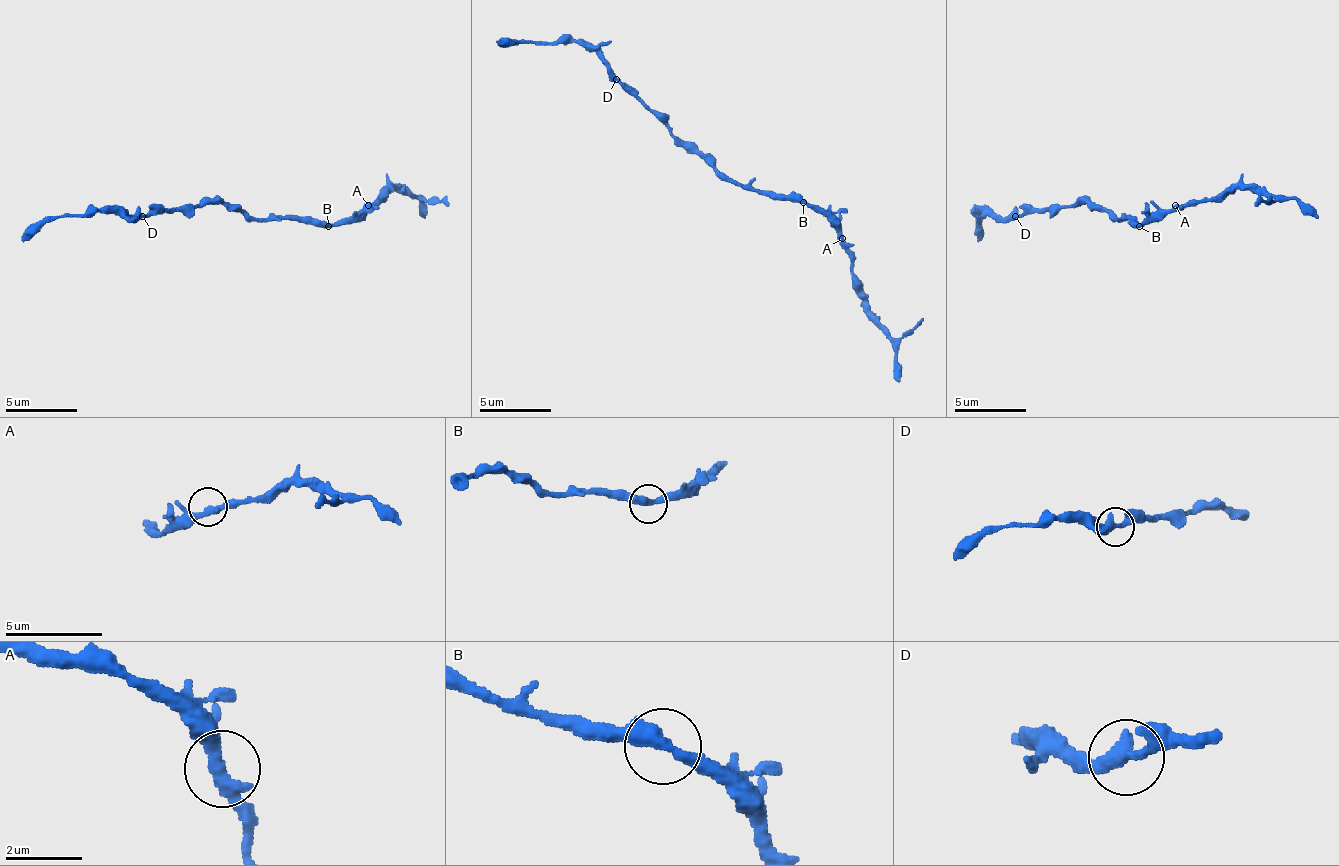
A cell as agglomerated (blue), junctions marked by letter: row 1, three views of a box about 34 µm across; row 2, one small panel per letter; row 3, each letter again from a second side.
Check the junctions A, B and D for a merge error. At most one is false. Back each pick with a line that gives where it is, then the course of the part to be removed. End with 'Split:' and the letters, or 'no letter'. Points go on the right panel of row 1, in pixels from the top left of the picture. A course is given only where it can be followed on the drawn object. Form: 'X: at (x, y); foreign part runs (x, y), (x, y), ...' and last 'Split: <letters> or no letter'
Split: no letter

